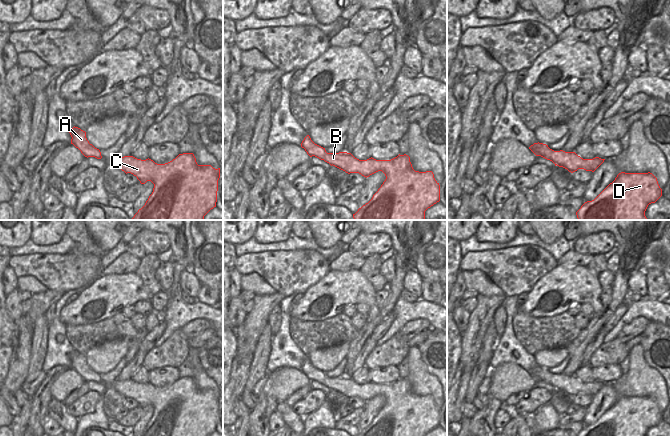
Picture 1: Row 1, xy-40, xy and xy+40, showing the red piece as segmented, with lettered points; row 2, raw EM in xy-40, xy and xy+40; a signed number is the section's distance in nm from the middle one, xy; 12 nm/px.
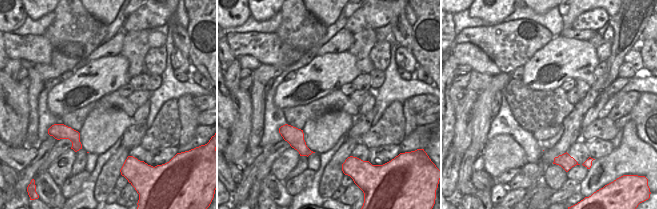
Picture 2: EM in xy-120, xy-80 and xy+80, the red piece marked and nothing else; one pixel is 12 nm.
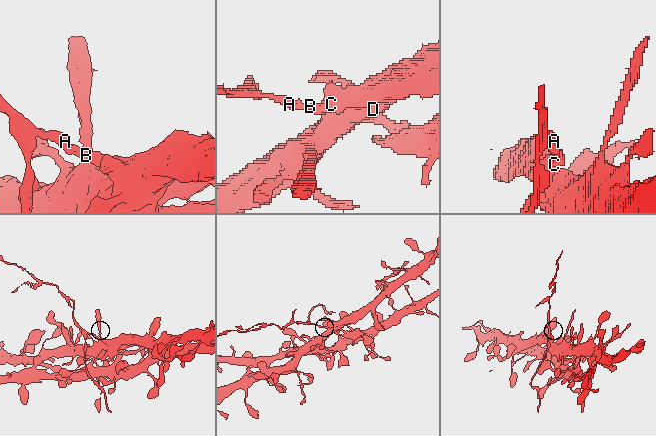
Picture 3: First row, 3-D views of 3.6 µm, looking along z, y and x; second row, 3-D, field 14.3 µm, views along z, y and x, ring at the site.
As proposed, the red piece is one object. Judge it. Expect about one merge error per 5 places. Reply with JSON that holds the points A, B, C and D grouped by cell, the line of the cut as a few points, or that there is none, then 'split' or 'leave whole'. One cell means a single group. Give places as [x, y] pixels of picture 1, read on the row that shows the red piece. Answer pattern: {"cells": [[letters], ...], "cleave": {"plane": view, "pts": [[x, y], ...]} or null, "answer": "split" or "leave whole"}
{"cells": [["A"], ["B", "C", "D"]], "cleave": {"plane": "xy+40", "pts": [[554, 151], [548, 159]]}, "answer": "split"}

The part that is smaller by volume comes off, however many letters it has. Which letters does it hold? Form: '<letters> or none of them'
A

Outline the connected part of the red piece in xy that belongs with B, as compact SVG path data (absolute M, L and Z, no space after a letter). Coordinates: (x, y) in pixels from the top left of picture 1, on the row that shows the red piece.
M347 152L327 153L324 161L348 174L359 173L366 178L378 171L385 174L385 181L372 199L353 214L354 220L425 220L425 211L440 201L440 185L433 172L415 171L406 154L399 154L391 160L376 160L372 157L359 160Z

